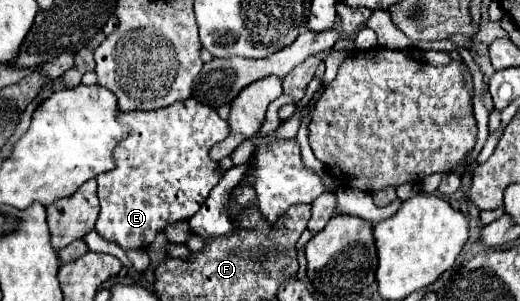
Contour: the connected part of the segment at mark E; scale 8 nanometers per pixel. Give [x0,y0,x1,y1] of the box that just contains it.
[94,98,230,250]

